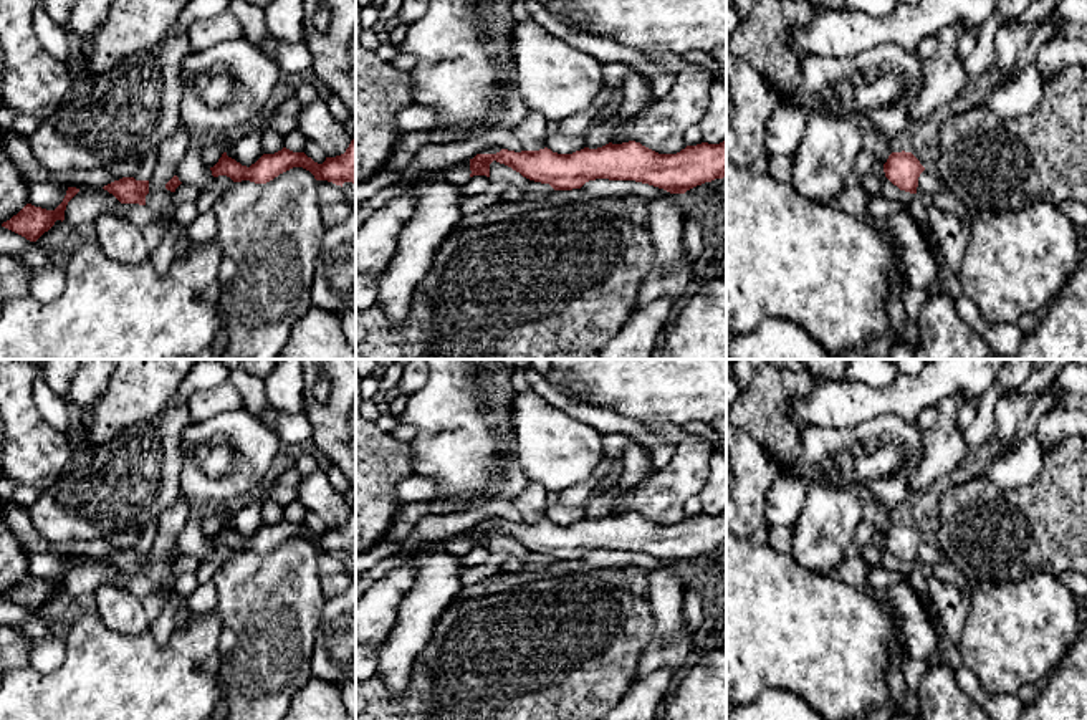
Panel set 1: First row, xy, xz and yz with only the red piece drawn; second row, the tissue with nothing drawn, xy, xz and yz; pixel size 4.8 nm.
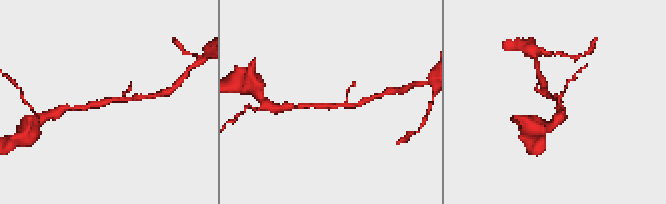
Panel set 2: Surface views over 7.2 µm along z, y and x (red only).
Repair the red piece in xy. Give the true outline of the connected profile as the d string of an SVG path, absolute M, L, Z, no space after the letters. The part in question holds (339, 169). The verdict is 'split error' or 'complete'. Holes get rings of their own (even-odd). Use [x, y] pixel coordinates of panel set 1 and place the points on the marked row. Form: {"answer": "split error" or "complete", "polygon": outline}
{"answer": "complete", "polygon": "M356 137L344 154L326 157L323 164L314 162L304 152L293 152L283 147L275 154L263 154L250 167L242 166L223 152L210 170L213 177L227 175L233 182L250 180L266 184L293 167L303 167L309 170L316 180L328 180L341 187L344 182L356 184Z"}

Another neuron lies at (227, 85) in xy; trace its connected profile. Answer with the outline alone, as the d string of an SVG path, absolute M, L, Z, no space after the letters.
M245 36L192 51L180 66L180 124L208 137L232 132L261 114L280 73Z

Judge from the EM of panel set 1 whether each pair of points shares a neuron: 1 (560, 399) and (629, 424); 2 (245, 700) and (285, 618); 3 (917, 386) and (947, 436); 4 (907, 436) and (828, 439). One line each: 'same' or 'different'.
1: same
2: same
3: different
4: same

